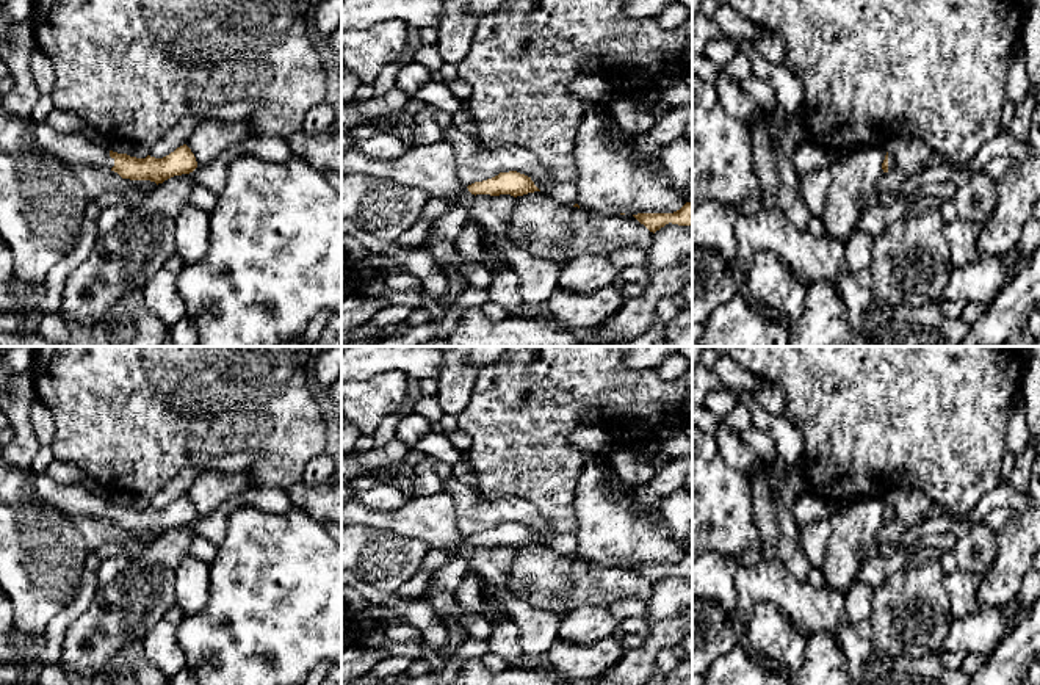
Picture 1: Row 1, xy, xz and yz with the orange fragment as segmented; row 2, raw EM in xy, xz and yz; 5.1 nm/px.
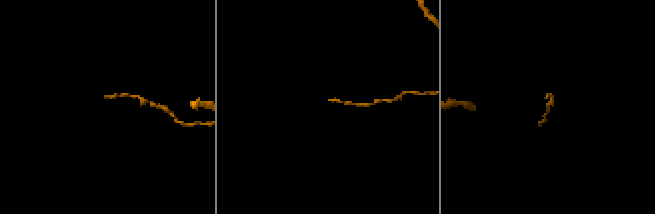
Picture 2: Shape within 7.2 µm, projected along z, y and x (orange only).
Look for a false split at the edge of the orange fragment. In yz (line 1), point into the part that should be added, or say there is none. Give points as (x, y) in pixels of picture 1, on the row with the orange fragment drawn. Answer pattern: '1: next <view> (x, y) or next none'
1: next yz (891, 163)

